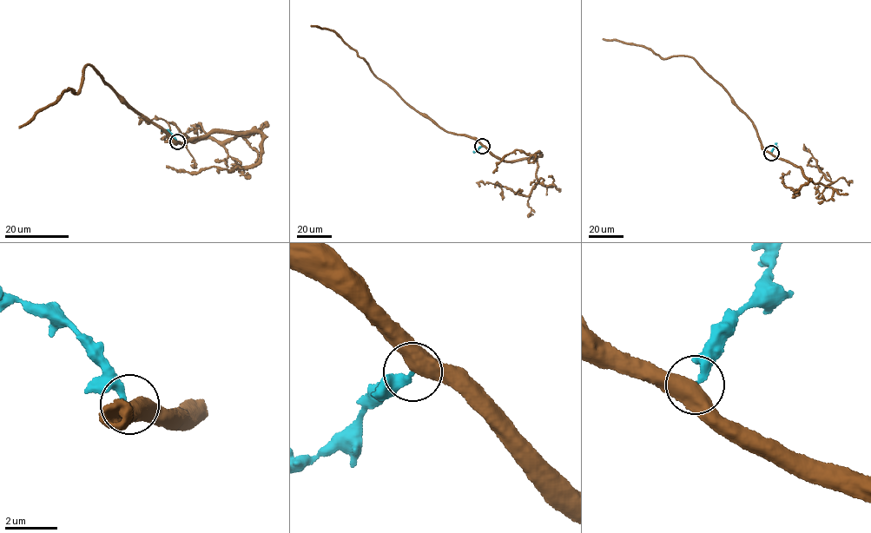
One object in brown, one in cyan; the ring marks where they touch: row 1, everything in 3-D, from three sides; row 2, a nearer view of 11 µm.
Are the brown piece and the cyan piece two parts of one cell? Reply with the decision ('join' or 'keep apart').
keep apart

